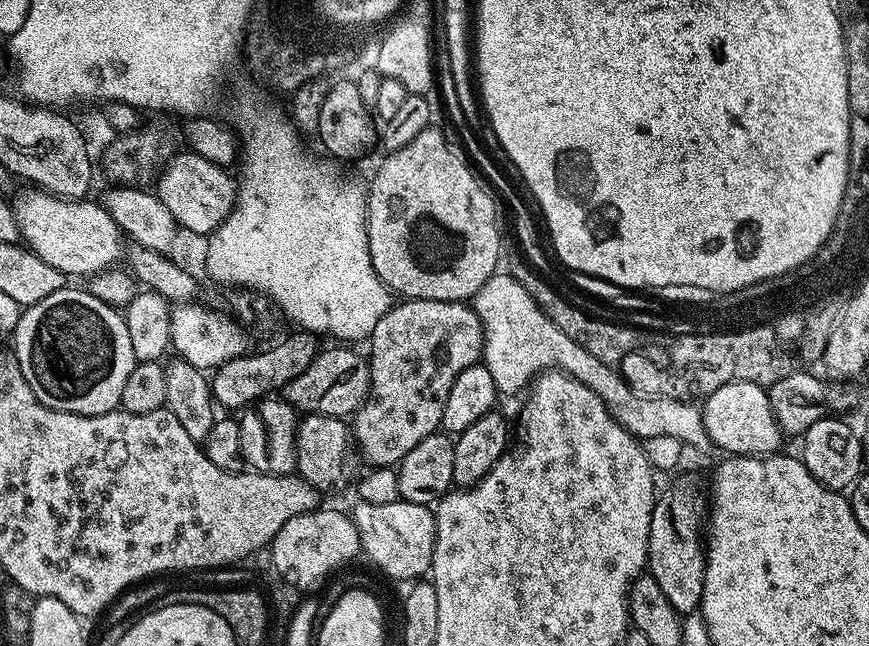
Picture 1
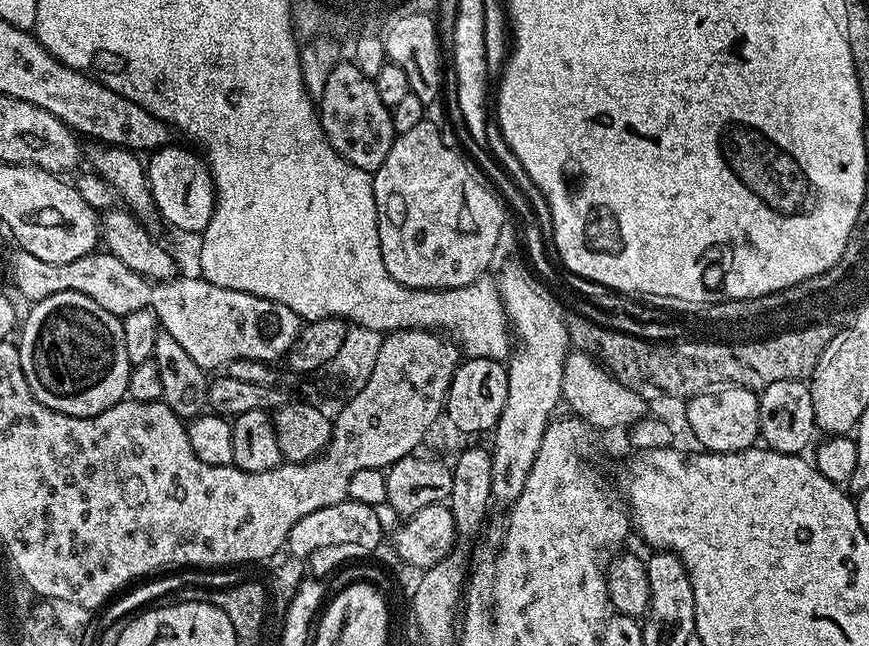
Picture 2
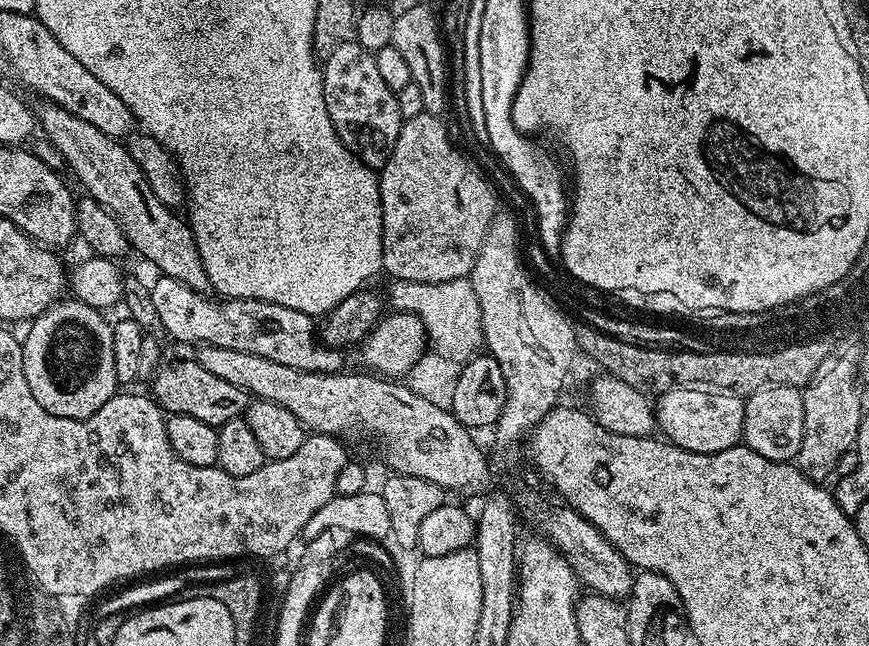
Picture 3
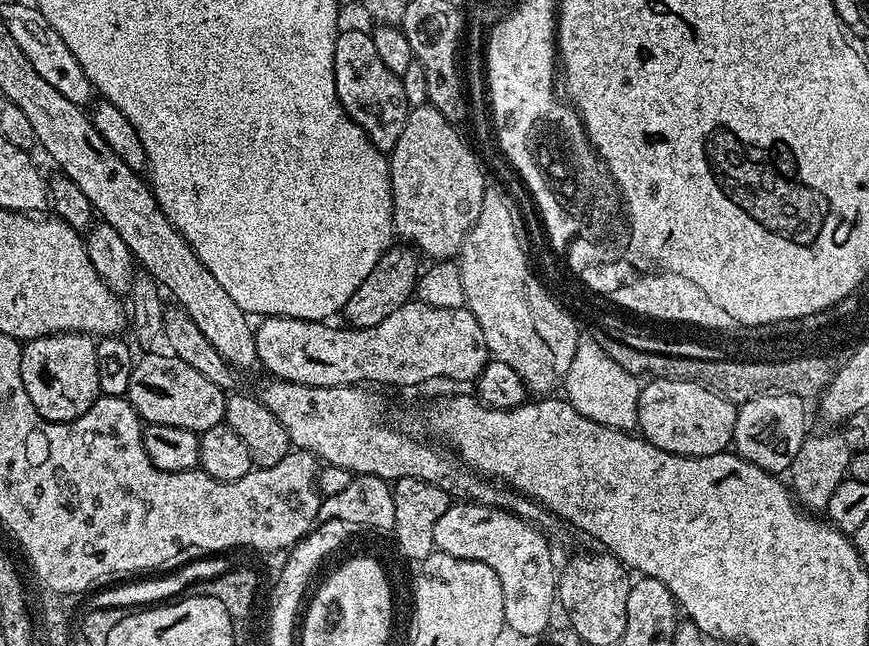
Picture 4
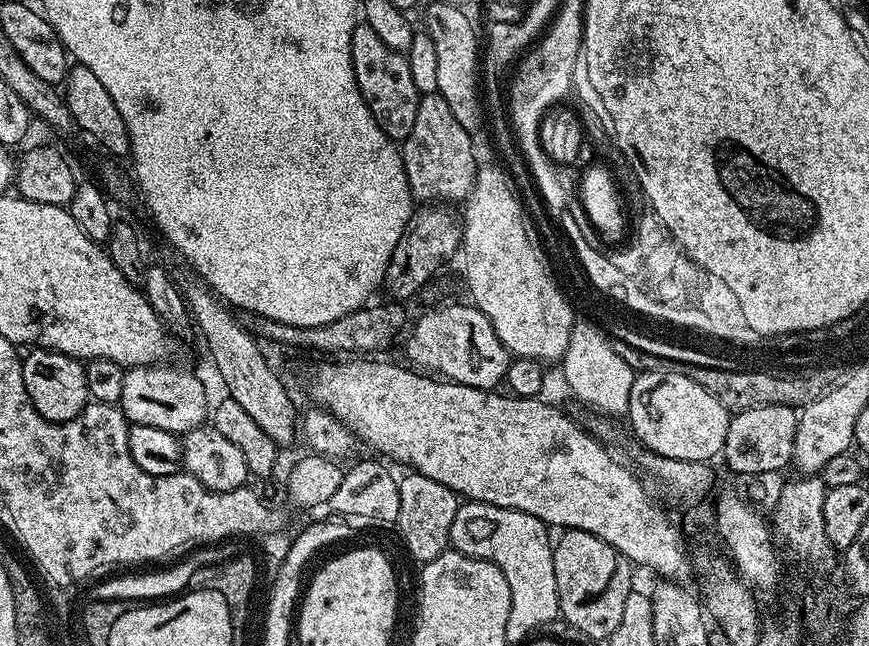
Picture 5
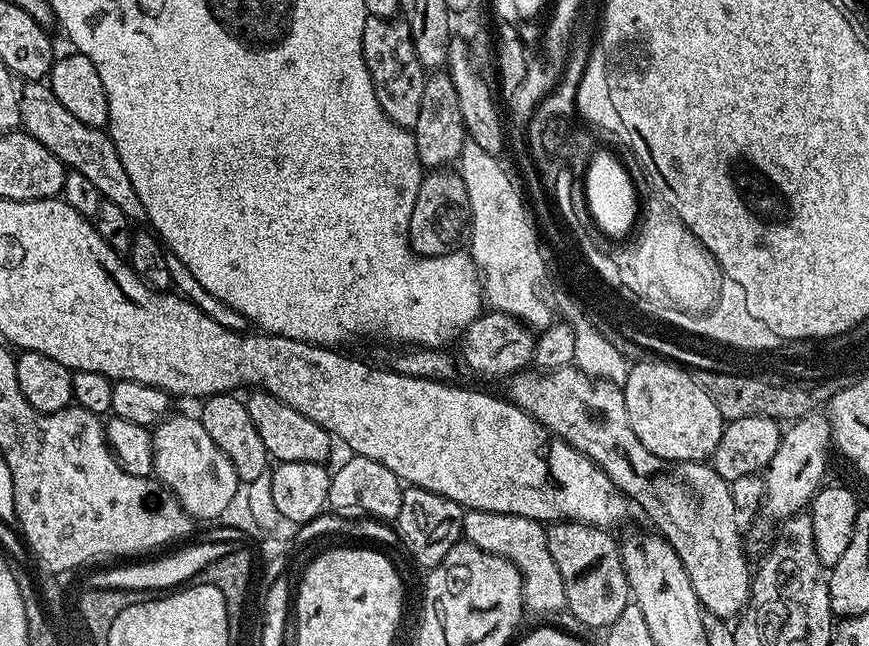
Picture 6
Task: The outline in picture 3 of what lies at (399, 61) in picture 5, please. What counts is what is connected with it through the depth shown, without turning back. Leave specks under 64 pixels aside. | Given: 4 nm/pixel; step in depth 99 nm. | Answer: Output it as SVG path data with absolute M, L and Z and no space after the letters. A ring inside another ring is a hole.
M355 39L342 42L329 57L322 60L322 90L326 98L326 114L330 114L330 122L338 138L367 168L383 168L384 163L390 158L390 150L394 150L394 142L398 142L402 117L398 110L396 93L390 90L390 86L386 86L385 80L381 77L375 55Z

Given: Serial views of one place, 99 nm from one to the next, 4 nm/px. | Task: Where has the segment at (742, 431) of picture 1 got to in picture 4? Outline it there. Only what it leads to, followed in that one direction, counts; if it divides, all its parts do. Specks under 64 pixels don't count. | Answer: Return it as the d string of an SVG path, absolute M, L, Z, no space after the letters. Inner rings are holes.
M649 379L647 383L640 389L640 397L638 398L637 408L637 425L638 432L645 440L649 440L654 446L658 446L667 452L673 452L675 456L709 456L710 454L718 454L725 451L731 445L732 435L734 434L734 422L736 421L737 405L732 404L726 398L722 398L718 394L714 394L710 390L706 390L702 386L698 386L694 382L678 382L677 380L653 380Z

